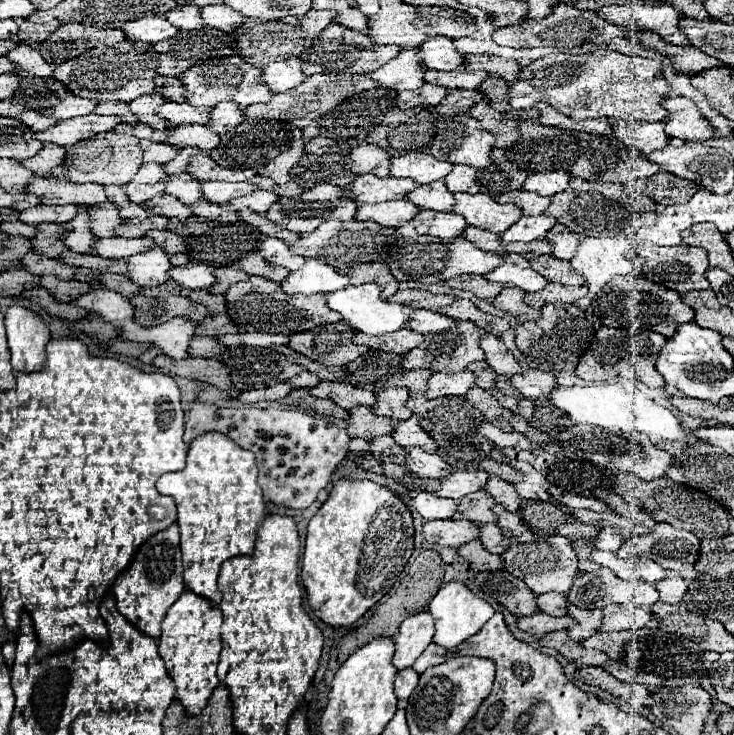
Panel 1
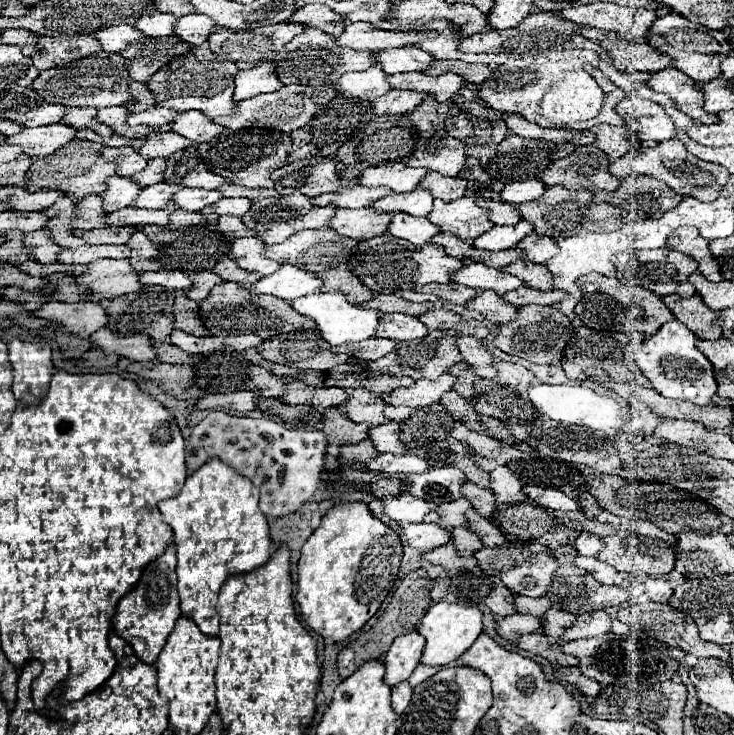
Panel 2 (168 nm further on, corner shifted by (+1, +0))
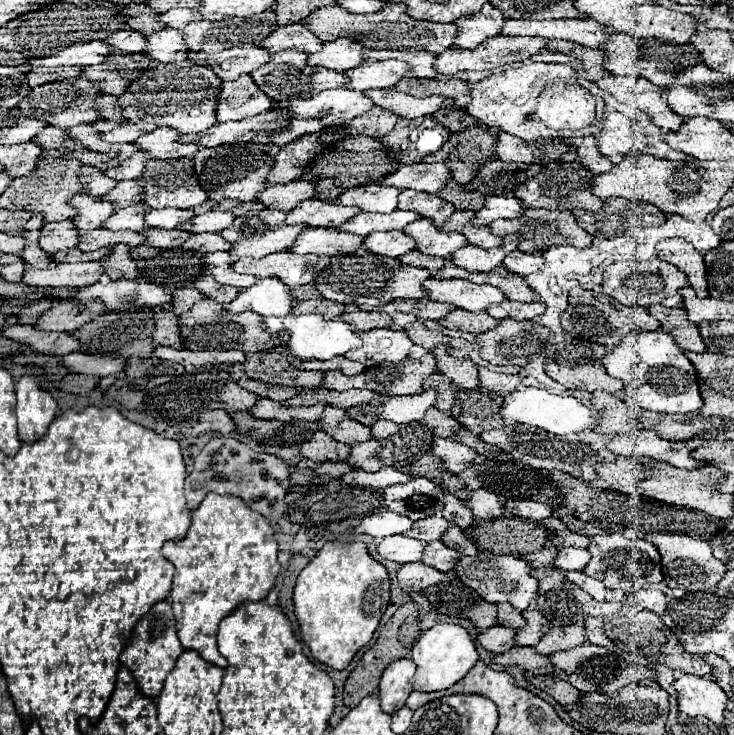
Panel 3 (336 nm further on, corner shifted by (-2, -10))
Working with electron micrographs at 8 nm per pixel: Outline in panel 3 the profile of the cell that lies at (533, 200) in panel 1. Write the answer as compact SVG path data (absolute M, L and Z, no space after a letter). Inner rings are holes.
M468 222L460 232L466 236L468 244L478 246L478 248L494 248L494 246L502 244L502 238L500 236L494 236L488 226L472 226Z

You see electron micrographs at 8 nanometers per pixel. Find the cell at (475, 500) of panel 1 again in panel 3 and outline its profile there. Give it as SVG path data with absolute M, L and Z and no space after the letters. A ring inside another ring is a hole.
M432 516L432 518L416 520L404 536L412 536L420 542L432 542L432 540L440 540L440 536L448 526L450 526L448 520L444 520L442 516Z

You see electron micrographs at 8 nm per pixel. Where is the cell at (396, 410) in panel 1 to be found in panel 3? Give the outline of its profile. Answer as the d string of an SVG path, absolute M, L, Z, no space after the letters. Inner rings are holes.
M326 406L322 418L318 420L318 426L324 432L328 432L328 436L332 436L336 442L344 442L350 446L354 446L356 442L366 442L372 438L370 428L360 424L360 422L348 420L348 414L342 408Z

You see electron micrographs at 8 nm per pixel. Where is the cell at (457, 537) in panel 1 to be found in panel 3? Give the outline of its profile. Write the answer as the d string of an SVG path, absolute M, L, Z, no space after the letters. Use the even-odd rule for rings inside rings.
M388 536L376 544L376 550L386 560L392 560L398 564L408 564L408 562L416 562L422 558L424 542L406 538L406 536Z

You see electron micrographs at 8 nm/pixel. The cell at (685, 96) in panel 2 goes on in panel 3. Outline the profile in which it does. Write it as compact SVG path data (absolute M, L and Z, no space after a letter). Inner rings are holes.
M606 76L594 82L600 90L612 94L622 104L634 104L642 112L648 114L648 118L662 130L676 130L680 128L682 120L678 114L674 114L666 102L662 100L662 88L652 84L644 78L632 78L632 76Z

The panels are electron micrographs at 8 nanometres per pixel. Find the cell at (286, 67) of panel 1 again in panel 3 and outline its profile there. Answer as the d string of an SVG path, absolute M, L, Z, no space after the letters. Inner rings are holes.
M242 74L234 82L222 82L216 106L216 120L244 120L266 112L270 106L272 100L254 84L254 80L250 80L248 74Z

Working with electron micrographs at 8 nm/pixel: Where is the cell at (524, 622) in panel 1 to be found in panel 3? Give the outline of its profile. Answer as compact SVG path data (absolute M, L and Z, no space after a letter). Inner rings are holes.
M492 626L478 634L478 642L492 654L502 654L514 646L514 630L504 626Z

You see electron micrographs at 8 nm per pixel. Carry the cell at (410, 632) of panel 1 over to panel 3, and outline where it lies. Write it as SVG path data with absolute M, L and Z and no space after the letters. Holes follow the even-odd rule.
M408 658L396 660L384 670L378 686L378 698L386 714L392 714L404 706L408 694L412 692L414 672L416 672L416 666Z

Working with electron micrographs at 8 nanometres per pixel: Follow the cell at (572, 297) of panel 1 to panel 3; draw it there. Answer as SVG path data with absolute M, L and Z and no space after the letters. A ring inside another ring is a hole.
M504 300L500 304L494 304L492 308L486 308L488 316L502 320L502 318L512 318L512 320L532 320L536 316L540 316L544 312L544 304L540 302L530 302L530 304L522 304L522 302L514 302L514 300Z

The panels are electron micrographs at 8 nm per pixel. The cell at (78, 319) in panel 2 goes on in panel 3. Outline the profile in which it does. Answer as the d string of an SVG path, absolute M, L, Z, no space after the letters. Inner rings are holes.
M20 324L4 328L2 336L16 340L34 352L52 356L64 356L76 352L76 348L80 346L80 342L76 342L68 332L42 332L36 330L34 326L20 326Z

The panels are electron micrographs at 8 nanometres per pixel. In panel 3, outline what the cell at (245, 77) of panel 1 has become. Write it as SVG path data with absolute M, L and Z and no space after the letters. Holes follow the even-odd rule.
M190 60L176 64L160 64L156 70L144 72L134 80L116 100L122 108L122 118L128 122L150 122L158 128L174 128L180 134L202 134L216 124L216 100L222 80L204 66L196 66Z

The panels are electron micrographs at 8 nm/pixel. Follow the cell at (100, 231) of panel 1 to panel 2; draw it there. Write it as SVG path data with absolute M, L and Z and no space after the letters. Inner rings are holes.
M61 196L45 212L51 216L47 228L51 228L51 238L53 240L57 240L63 248L77 248L77 246L85 244L85 238L73 234L71 220L77 218L77 204L69 196Z

